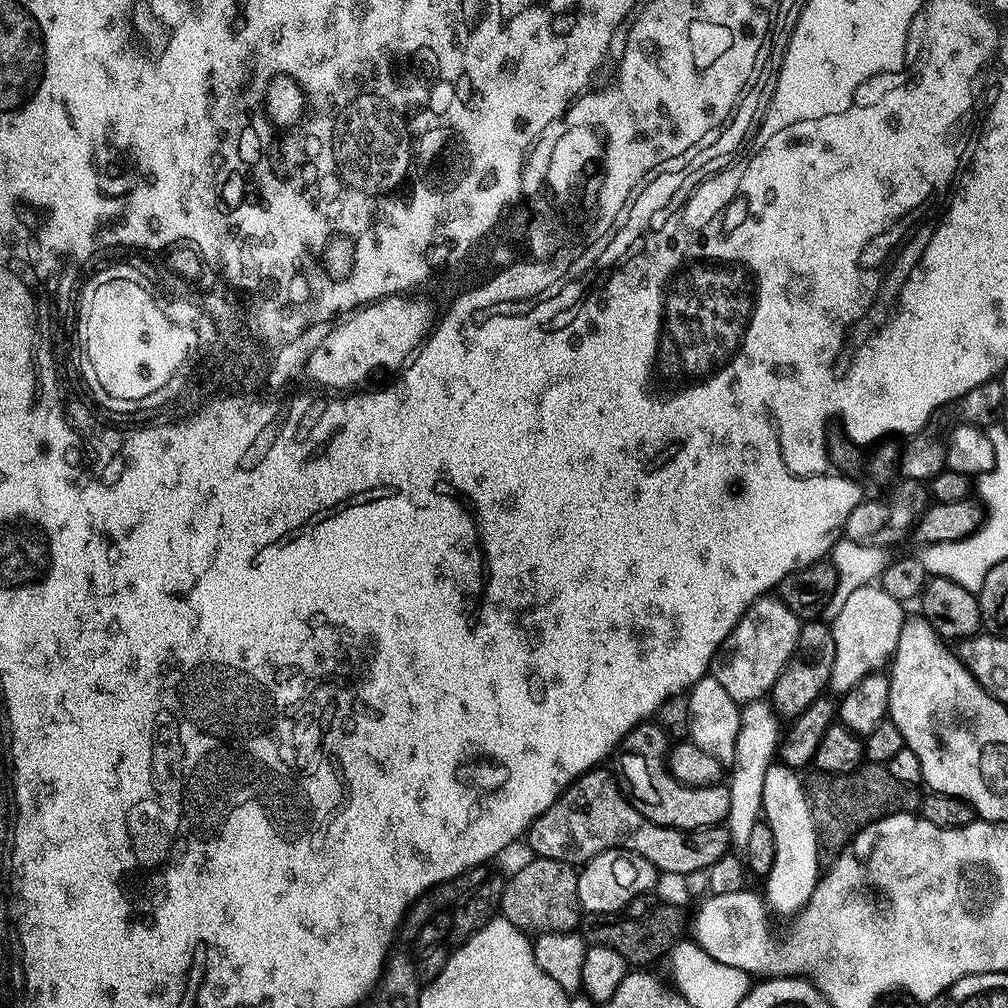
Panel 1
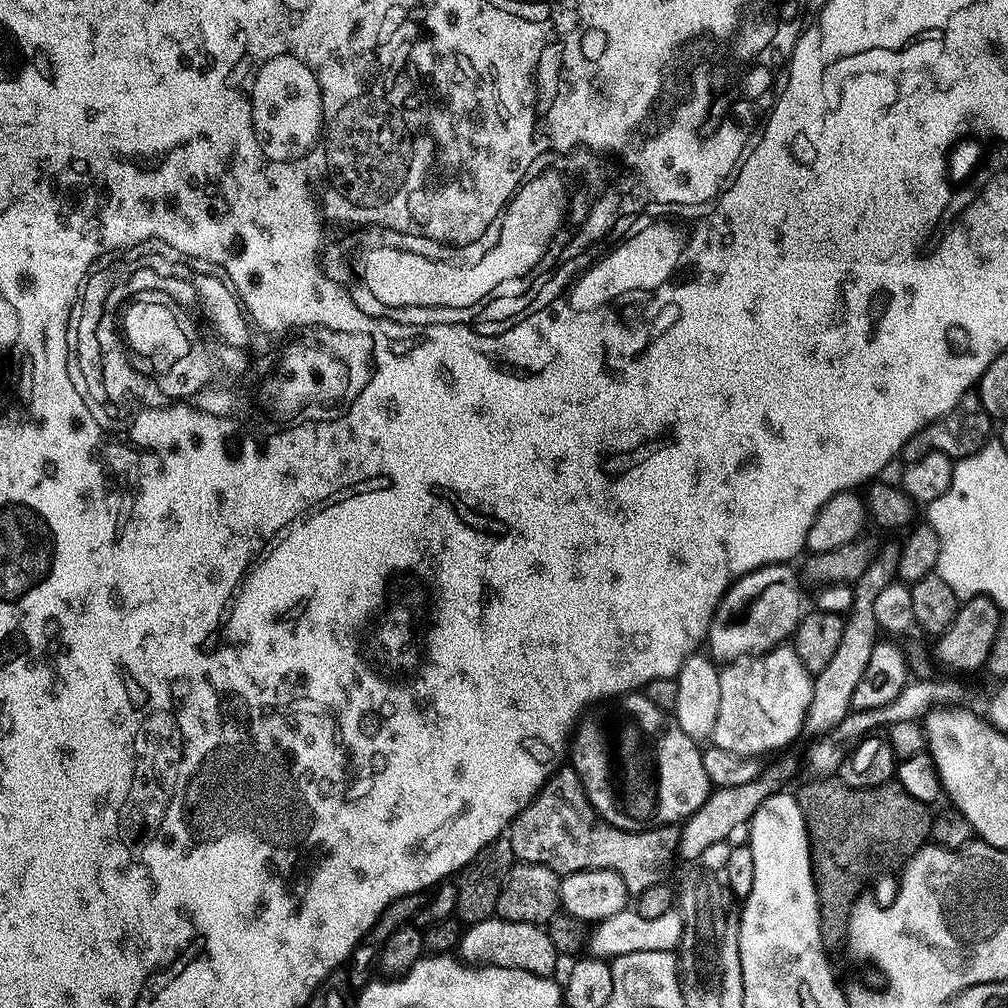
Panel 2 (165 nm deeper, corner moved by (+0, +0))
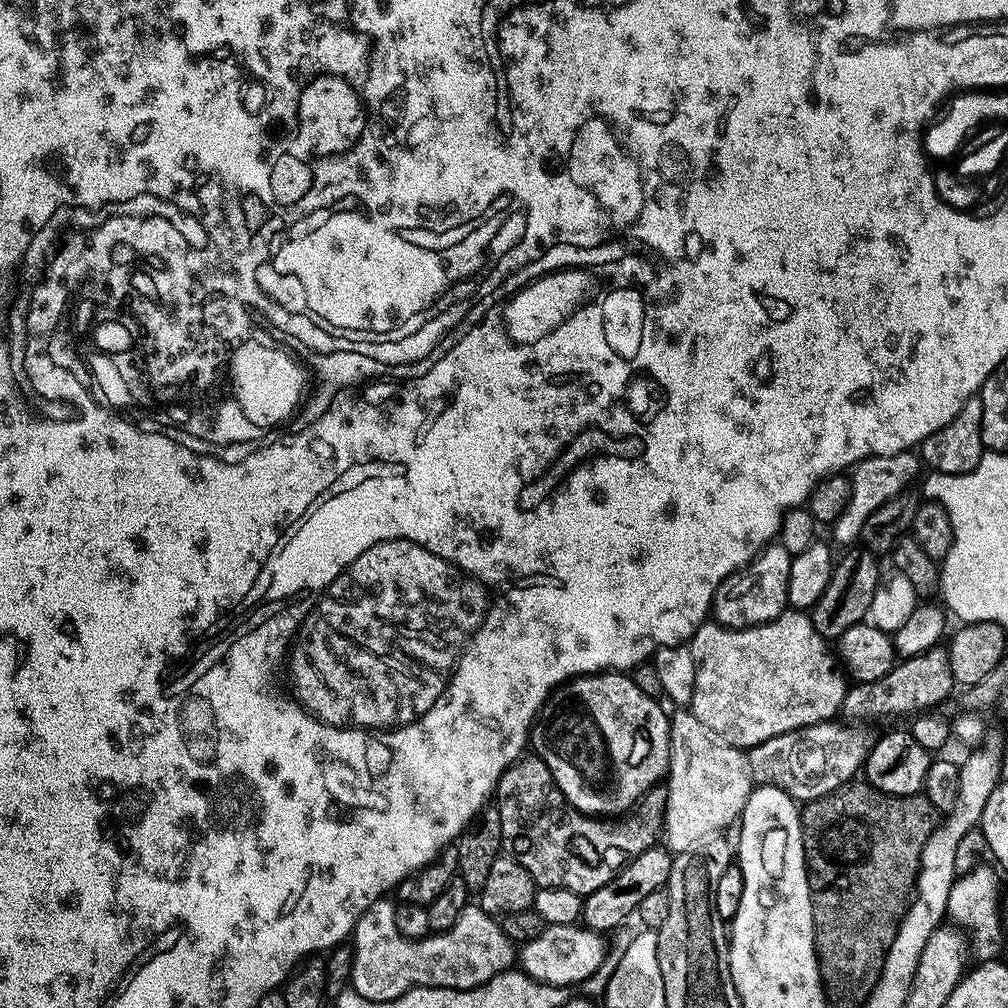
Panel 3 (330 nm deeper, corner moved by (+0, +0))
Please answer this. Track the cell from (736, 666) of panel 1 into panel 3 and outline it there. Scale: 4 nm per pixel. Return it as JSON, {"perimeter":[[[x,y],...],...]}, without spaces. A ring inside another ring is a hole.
{"perimeter":[[[773,542],[744,567],[732,572],[720,583],[712,599],[710,612],[715,623],[726,628],[753,628],[777,620],[789,607],[787,586],[792,559],[781,543]]]}

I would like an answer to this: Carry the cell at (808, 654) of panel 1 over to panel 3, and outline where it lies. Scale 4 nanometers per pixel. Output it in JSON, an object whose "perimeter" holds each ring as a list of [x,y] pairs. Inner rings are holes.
{"perimeter":[[[856,550],[845,551],[848,553],[841,560],[839,557],[835,561],[825,592],[810,609],[814,630],[818,630],[818,634],[829,642],[839,640],[842,634],[846,634],[846,630],[850,630],[850,626],[865,623],[876,602],[876,586],[881,575],[876,565],[877,557],[867,550],[852,551]]]}

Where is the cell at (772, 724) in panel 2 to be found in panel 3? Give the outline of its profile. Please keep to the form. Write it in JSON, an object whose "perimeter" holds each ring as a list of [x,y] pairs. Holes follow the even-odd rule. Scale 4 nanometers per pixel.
{"perimeter":[[[786,610],[777,620],[753,628],[726,628],[705,622],[692,636],[690,647],[698,661],[690,710],[713,736],[735,748],[747,750],[766,742],[766,738],[831,720],[843,709],[845,673],[829,641],[814,630],[807,611]]]}

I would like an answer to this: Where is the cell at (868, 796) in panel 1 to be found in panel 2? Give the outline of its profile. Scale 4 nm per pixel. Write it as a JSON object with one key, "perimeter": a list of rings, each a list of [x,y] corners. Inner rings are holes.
{"perimeter":[[[812,778],[809,784],[802,785],[798,790],[795,789],[794,795],[798,806],[802,810],[802,818],[808,831],[808,849],[812,852],[812,877],[816,883],[816,897],[820,903],[820,933],[822,934],[825,945],[843,945],[848,931],[850,909],[854,904],[852,896],[858,895],[879,872],[884,872],[887,868],[894,867],[895,864],[896,867],[903,865],[908,857],[914,855],[918,849],[923,848],[925,844],[929,843],[932,834],[933,813],[930,811],[929,805],[918,802],[918,798],[910,798],[910,794],[906,794],[906,790],[902,790],[900,785],[895,782],[870,786],[869,788],[855,788],[854,786],[846,786],[839,778]]]}

